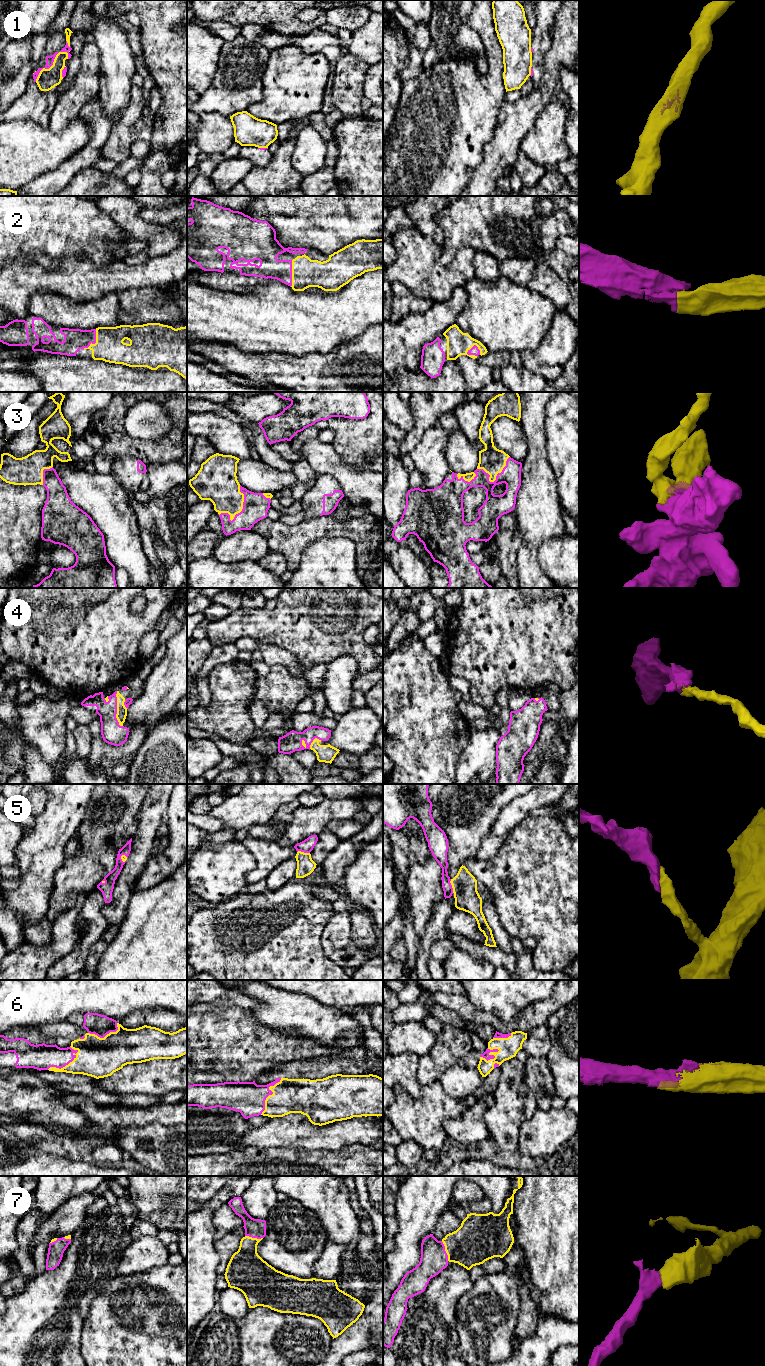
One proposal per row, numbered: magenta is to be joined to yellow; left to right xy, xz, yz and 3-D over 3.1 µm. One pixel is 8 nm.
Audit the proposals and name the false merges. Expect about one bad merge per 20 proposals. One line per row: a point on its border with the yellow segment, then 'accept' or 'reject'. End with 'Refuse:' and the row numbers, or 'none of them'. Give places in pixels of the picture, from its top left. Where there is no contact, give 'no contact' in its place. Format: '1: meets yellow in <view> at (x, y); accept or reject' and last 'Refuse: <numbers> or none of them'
1: meets yellow in xy at (53, 64); reject
2: meets yellow in yz at (473, 345); accept
3: meets yellow in xz at (242, 504); accept
4: meets yellow in xy at (117, 709); accept
5: meets yellow in yz at (452, 886); accept
6: meets yellow in xy at (65, 1066); accept
7: meets yellow in yz at (445, 1250); accept
Refuse: 1

